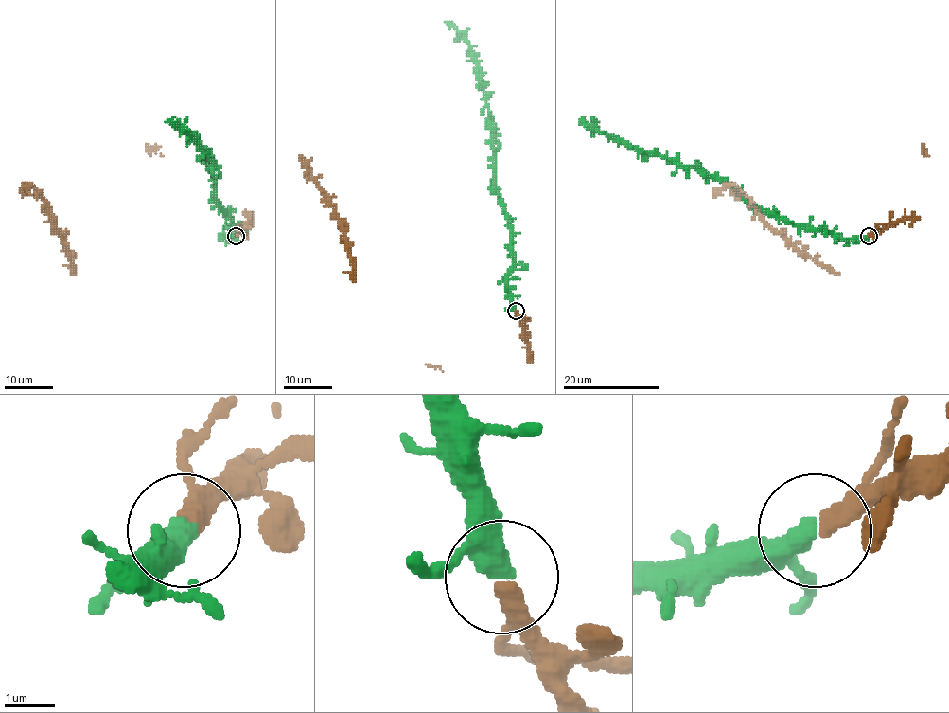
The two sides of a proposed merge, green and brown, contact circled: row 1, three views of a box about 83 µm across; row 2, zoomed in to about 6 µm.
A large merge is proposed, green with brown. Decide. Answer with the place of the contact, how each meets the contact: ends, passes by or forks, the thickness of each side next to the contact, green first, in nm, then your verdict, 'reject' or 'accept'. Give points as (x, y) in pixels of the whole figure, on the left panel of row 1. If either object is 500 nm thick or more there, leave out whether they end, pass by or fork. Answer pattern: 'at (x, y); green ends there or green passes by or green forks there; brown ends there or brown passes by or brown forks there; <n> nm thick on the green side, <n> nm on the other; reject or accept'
at (236, 236); green passes by; brown passes by; 360 nm thick on the green side, 280 nm on the other; accept

